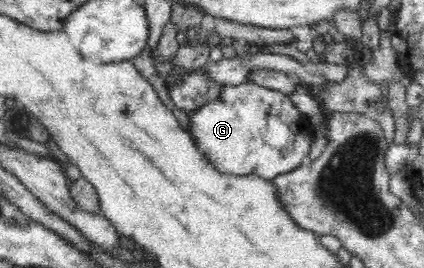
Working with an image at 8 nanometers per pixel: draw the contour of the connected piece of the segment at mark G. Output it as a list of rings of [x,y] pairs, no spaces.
[[[250,81],[236,86],[222,87],[219,94],[204,106],[187,113],[190,120],[189,134],[210,166],[229,175],[256,175],[266,180],[290,172],[307,162],[313,136],[309,119],[292,104],[290,97],[279,90],[270,90]]]

